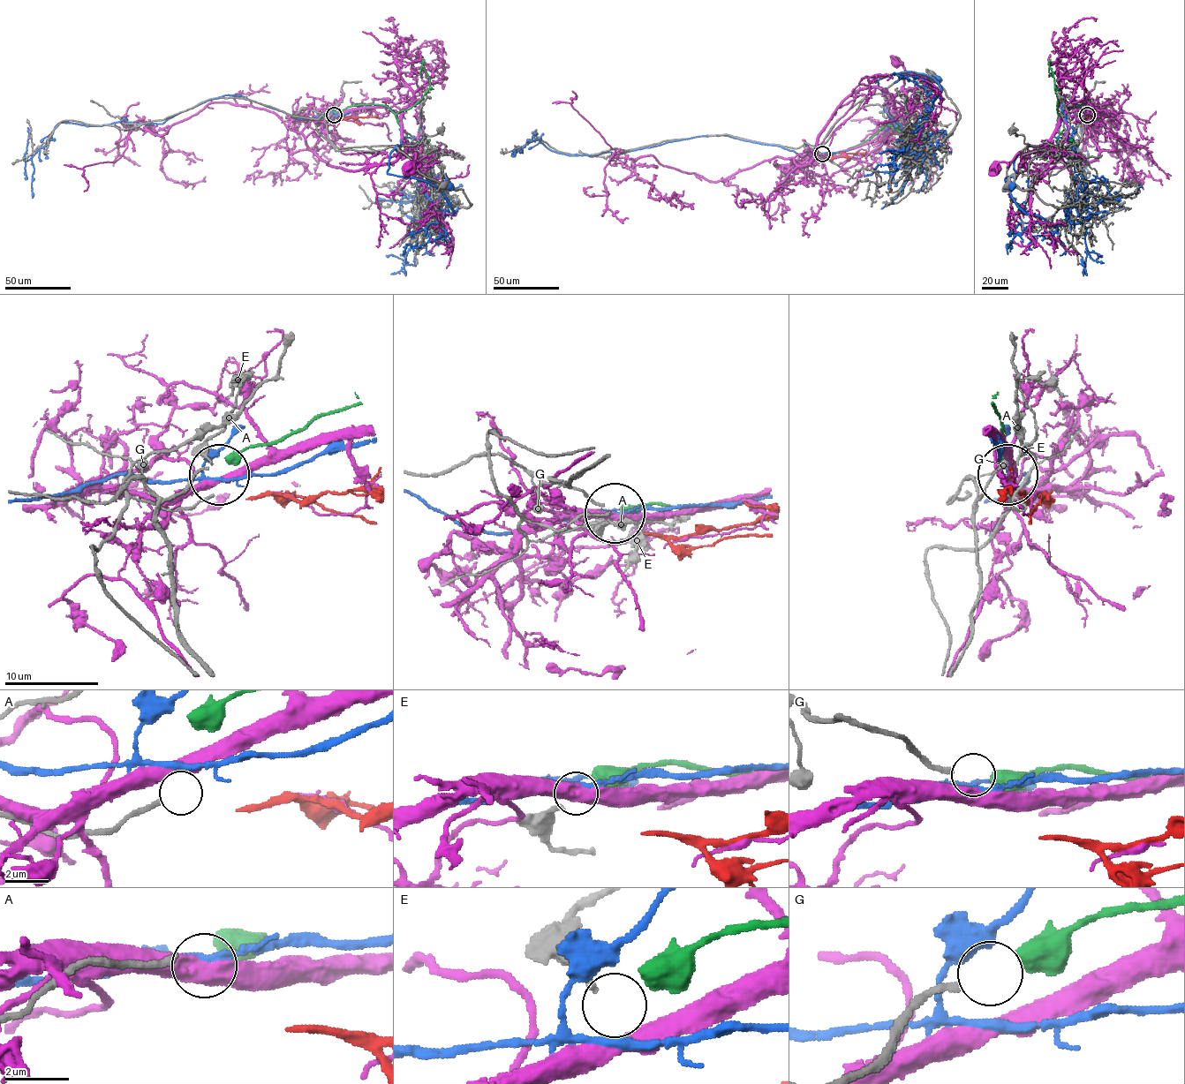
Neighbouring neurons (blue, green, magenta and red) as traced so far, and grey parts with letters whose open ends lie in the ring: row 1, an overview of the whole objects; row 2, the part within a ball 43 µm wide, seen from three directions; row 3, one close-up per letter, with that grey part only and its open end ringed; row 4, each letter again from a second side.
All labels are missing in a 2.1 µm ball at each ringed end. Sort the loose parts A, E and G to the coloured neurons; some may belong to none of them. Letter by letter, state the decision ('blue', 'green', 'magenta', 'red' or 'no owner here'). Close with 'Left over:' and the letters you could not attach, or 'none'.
A: no owner here
E: no owner here
G: green
Left over: A, E

